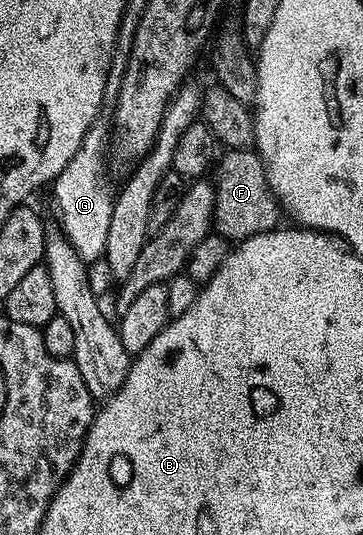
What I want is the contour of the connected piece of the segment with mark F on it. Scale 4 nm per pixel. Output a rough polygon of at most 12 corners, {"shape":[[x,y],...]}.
{"shape":[[252,148],[222,152],[213,229],[246,241],[282,224]]}

